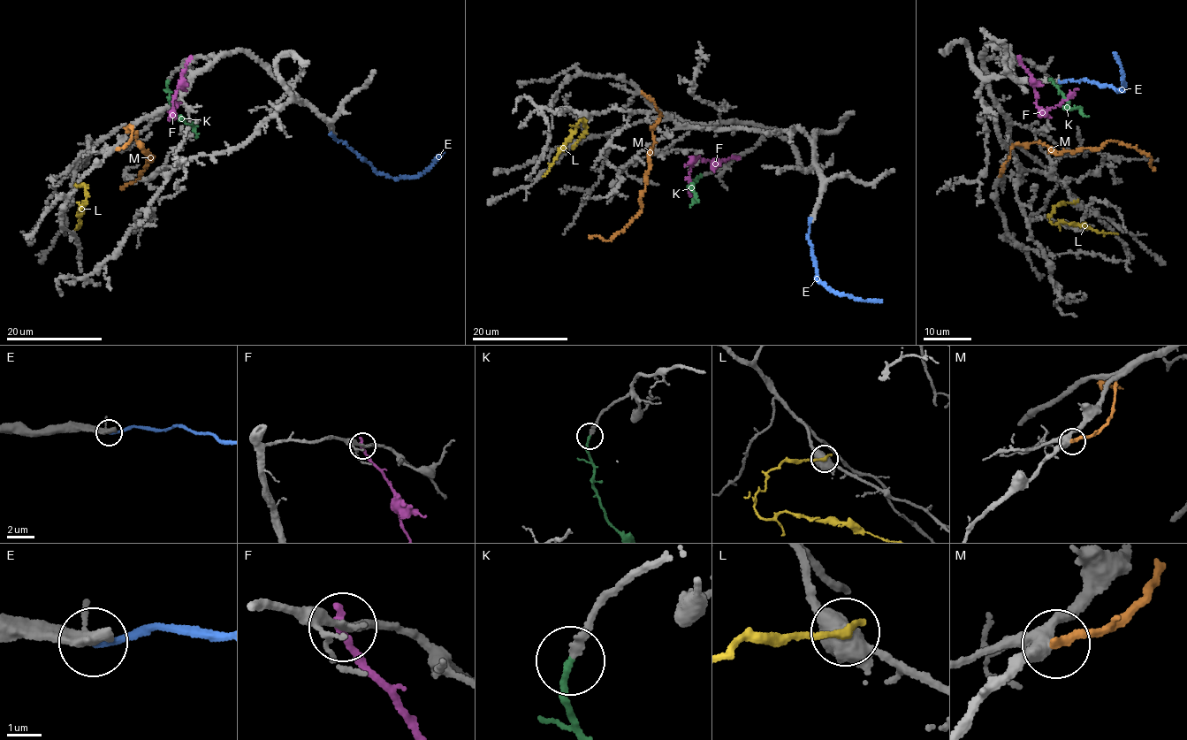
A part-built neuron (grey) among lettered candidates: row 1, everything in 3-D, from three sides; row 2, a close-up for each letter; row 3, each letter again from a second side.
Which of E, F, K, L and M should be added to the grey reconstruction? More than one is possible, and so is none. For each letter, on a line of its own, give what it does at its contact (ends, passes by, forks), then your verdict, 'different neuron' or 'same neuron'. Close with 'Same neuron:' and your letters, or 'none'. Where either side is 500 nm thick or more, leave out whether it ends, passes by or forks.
E: it ends; different neuron
F: it ends; different neuron
K: it ends; same neuron
L: it ends; different neuron
M: it ends; different neuron
Same neuron: K

